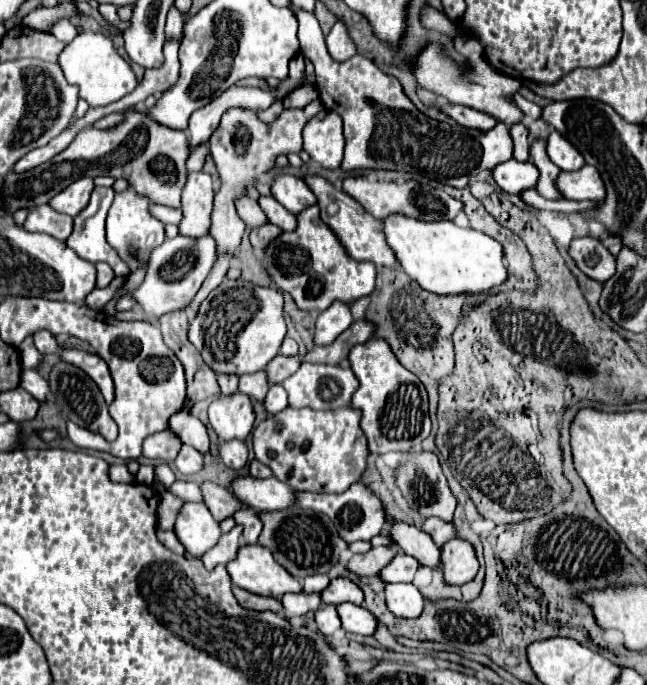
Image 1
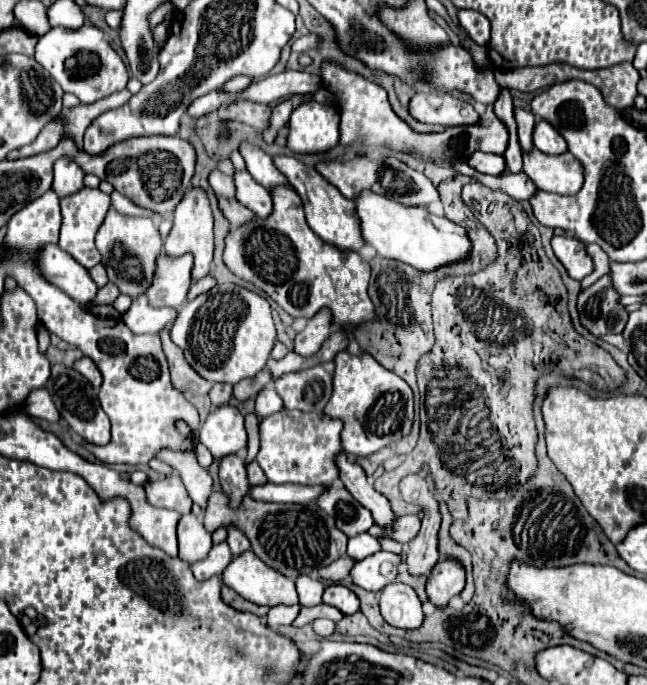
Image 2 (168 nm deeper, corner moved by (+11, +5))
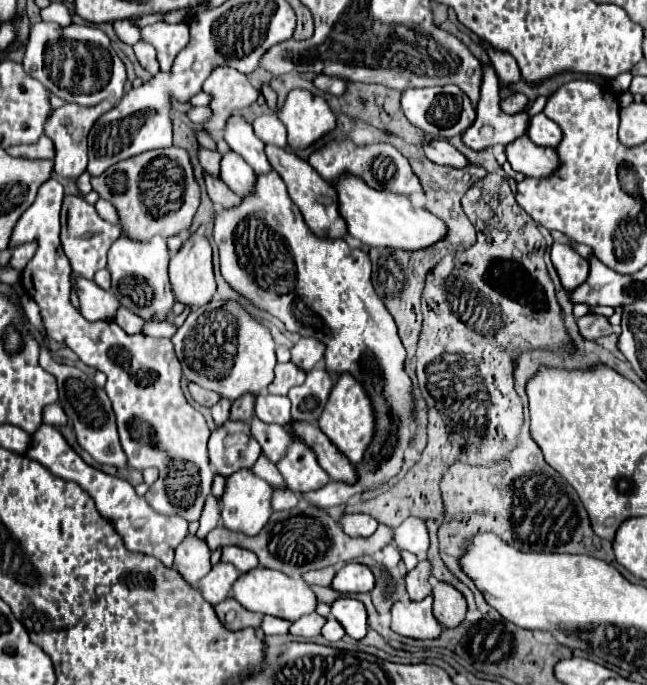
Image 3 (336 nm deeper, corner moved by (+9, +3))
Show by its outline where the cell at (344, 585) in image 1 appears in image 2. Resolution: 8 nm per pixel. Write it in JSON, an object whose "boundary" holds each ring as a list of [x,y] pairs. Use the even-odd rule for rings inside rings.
{"boundary":[[[331,583],[325,589],[323,603],[337,607],[343,615],[355,615],[359,611],[359,601],[357,601],[355,593],[343,585],[337,585],[337,583]]]}

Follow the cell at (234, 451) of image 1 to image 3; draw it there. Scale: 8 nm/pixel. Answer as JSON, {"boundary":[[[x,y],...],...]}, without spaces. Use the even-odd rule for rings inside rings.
{"boundary":[[[239,469],[227,477],[225,493],[221,497],[221,519],[227,529],[241,531],[245,535],[257,535],[271,515],[271,485],[259,479],[249,469]]]}

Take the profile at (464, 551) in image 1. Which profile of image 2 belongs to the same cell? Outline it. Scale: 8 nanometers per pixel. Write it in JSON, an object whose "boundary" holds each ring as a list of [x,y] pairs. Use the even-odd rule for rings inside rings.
{"boundary":[[[439,561],[427,577],[427,597],[437,607],[449,605],[451,597],[459,595],[465,587],[465,571],[457,561]]]}

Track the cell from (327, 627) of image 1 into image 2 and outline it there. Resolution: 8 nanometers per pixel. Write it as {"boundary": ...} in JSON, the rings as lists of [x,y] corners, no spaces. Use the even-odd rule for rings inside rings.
{"boundary":[[[317,619],[317,621],[313,621],[313,631],[315,631],[319,637],[329,637],[329,635],[333,635],[333,631],[335,631],[335,623],[329,621],[329,619]]]}

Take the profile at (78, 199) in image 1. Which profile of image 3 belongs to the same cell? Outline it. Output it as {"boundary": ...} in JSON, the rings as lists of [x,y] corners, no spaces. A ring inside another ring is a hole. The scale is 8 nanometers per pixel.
{"boundary":[[[103,101],[95,107],[79,107],[77,103],[67,103],[51,113],[51,119],[47,121],[45,135],[55,143],[55,167],[53,171],[59,177],[77,179],[87,169],[87,135],[93,127],[93,123],[107,111],[113,109],[111,101]]]}

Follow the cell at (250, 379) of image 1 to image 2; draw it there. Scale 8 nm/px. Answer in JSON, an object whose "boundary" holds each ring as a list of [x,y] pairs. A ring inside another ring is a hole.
{"boundary":[[[253,413],[245,417],[245,427],[247,427],[247,433],[249,433],[245,463],[251,463],[251,461],[255,461],[257,449],[259,449],[259,421],[257,421],[257,417]]]}

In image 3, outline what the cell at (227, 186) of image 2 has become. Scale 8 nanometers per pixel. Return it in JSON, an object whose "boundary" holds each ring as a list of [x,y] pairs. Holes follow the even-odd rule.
{"boundary":[[[199,149],[199,161],[203,165],[203,169],[211,175],[211,177],[217,177],[219,179],[219,161],[221,161],[221,155],[219,151],[207,151],[207,149]]]}

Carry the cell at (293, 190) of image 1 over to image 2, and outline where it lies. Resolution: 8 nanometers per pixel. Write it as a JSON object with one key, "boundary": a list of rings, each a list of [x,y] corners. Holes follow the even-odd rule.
{"boundary":[[[241,143],[239,153],[243,155],[247,171],[251,173],[251,177],[255,181],[259,181],[259,185],[263,185],[265,189],[273,189],[277,185],[285,185],[287,183],[283,173],[275,169],[273,159],[265,151],[261,151],[259,147],[255,147],[251,143]]]}

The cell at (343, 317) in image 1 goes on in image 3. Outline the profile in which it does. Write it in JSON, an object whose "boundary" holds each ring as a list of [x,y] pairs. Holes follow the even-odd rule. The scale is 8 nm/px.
{"boundary":[[[301,337],[301,341],[291,349],[291,361],[303,371],[311,371],[315,365],[319,365],[323,353],[325,353],[325,345],[321,341],[313,337]]]}

